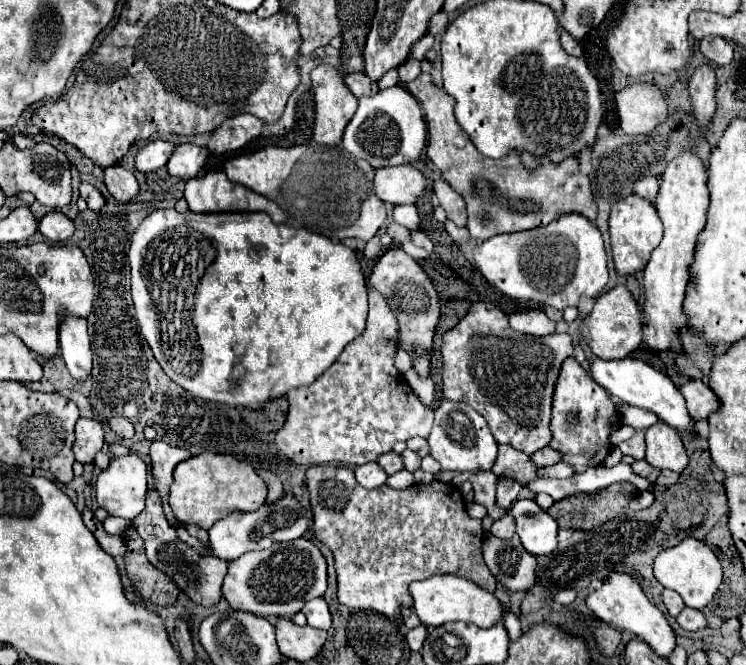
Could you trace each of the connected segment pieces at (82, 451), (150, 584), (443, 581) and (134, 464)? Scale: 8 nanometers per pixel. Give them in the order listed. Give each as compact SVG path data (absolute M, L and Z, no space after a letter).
M78 419L76 423L76 441L74 441L74 455L80 463L92 463L94 455L104 445L104 431L102 425L94 419Z
M130 525L124 531L122 539L128 547L124 555L126 573L132 585L136 587L136 591L144 599L150 599L152 603L158 603L158 605L174 603L180 589L176 587L176 583L172 583L172 579L168 579L168 575L164 575L162 571L158 571L154 565L146 561L146 553L144 549L140 549L140 535L136 533L136 527Z
M436 575L432 579L414 581L410 583L410 595L414 599L414 613L428 629L444 625L448 621L466 621L476 623L478 627L492 627L494 623L502 621L502 607L492 593L454 575Z
M130 451L128 455L112 457L110 465L96 479L96 501L98 501L98 505L102 509L106 509L110 515L132 521L136 515L140 515L144 511L144 497L148 491L146 477L148 477L148 467L138 453Z

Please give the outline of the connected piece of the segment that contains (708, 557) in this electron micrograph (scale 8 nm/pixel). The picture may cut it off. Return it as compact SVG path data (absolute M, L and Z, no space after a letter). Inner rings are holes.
M684 539L680 545L662 551L654 561L654 577L666 587L676 591L682 601L692 609L704 609L722 583L722 567L714 551L698 539Z

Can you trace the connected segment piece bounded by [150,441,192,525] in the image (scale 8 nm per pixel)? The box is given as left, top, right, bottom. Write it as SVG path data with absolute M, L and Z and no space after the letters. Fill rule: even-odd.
M154 441L150 445L150 459L152 459L152 477L154 477L154 487L160 491L160 497L162 497L162 505L164 505L164 513L168 517L168 521L174 525L176 517L168 505L168 489L172 485L172 473L174 473L174 467L180 463L180 461L186 461L190 459L192 453L186 451L186 449L180 449L180 447L172 447L164 441Z

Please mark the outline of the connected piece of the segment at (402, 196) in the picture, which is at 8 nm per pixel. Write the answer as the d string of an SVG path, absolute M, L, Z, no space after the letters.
M414 165L382 167L374 177L376 195L388 205L412 205L428 189L426 177Z

